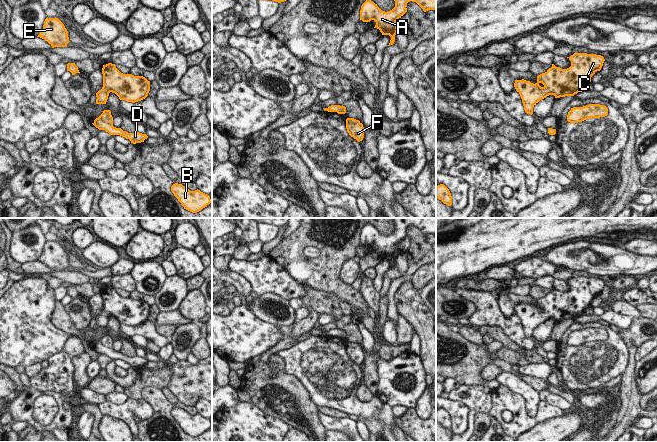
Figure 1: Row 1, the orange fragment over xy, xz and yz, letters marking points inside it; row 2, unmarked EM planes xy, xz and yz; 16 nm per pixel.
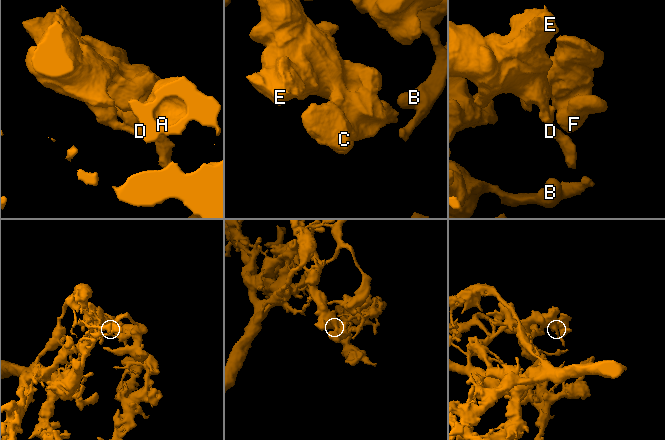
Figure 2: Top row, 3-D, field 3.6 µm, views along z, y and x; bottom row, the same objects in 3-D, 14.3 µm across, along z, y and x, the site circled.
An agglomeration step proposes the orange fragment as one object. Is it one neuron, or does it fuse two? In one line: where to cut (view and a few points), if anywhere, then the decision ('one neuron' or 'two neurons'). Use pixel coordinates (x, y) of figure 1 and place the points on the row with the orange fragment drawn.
no cut | one neuron

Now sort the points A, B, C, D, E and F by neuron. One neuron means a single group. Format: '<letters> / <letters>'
A B C D E F

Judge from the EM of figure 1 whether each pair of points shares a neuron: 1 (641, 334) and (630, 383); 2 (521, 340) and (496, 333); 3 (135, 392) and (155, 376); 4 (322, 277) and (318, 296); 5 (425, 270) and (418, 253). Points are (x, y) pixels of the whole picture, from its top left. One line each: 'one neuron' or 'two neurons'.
1: one neuron
2: two neurons
3: one neuron
4: two neurons
5: two neurons

